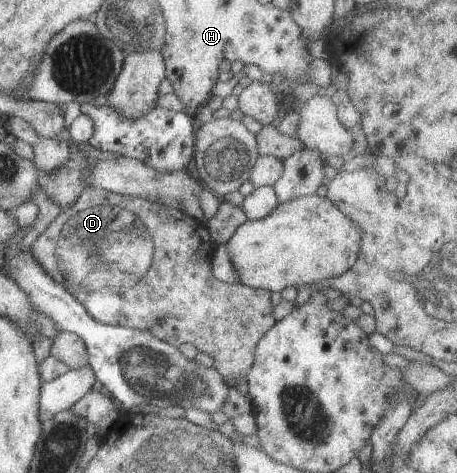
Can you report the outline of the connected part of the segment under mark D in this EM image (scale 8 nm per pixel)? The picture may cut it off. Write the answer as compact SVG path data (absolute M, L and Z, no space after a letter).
M88 186L71 207L63 209L49 224L30 249L45 273L56 284L69 290L94 321L148 331L158 340L177 348L184 343L193 344L199 353L204 352L213 358L213 367L228 382L227 385L236 388L235 380L253 365L259 340L276 324L272 314L274 308L268 290L216 280L210 266L213 251L207 226L180 209Z

